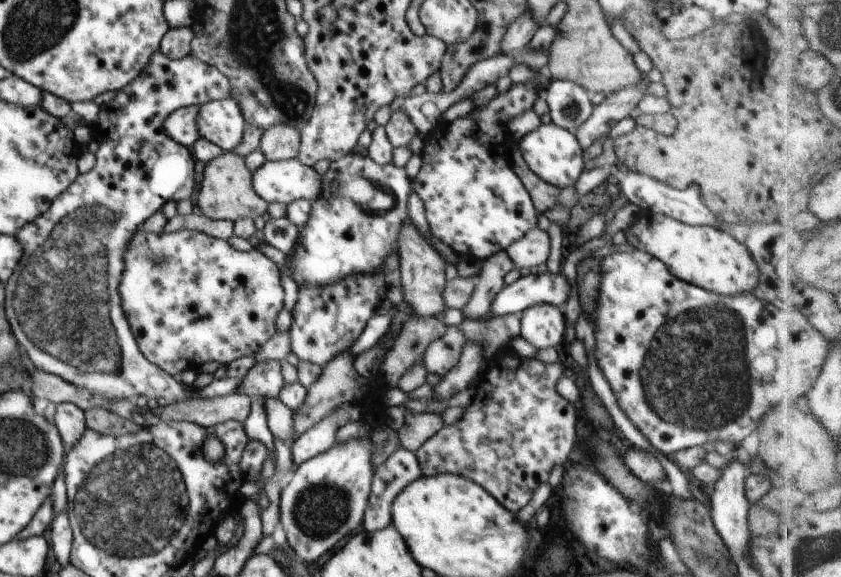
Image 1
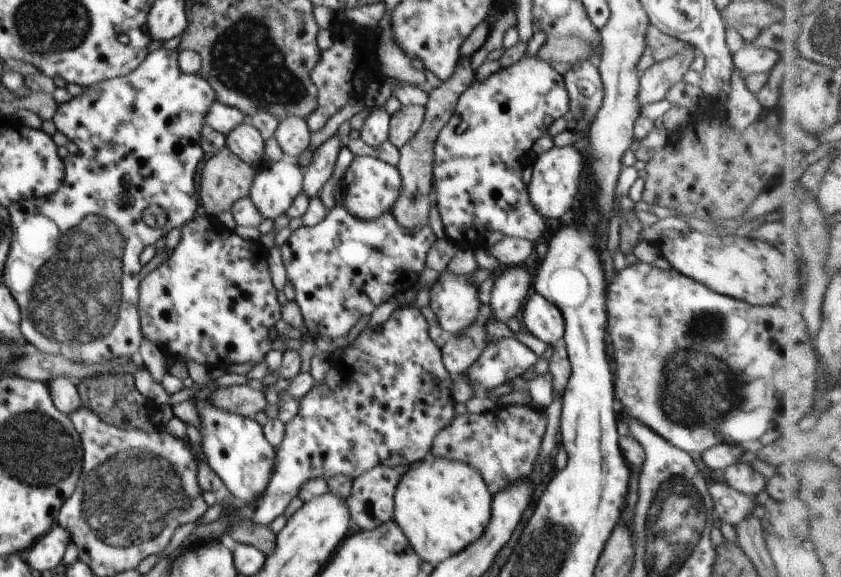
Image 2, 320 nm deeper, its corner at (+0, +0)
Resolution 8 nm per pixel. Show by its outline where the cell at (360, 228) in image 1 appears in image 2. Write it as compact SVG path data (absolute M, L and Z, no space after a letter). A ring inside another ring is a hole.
M355 156L343 180L348 181L344 184L344 188L350 188L351 191L344 192L346 196L343 196L338 205L345 206L351 215L363 219L375 219L386 211L392 211L402 184L397 167L369 156Z

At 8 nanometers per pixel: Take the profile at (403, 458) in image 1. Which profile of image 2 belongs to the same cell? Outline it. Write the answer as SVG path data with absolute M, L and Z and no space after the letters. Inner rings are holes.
M378 465L353 480L350 496L346 500L351 519L358 524L360 531L374 530L377 526L393 520L395 490L408 468L409 466Z

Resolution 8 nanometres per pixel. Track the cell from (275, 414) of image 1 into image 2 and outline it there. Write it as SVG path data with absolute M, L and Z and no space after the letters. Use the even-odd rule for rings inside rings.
M232 385L213 390L208 399L212 406L229 413L254 419L256 414L266 408L266 397L247 385Z

